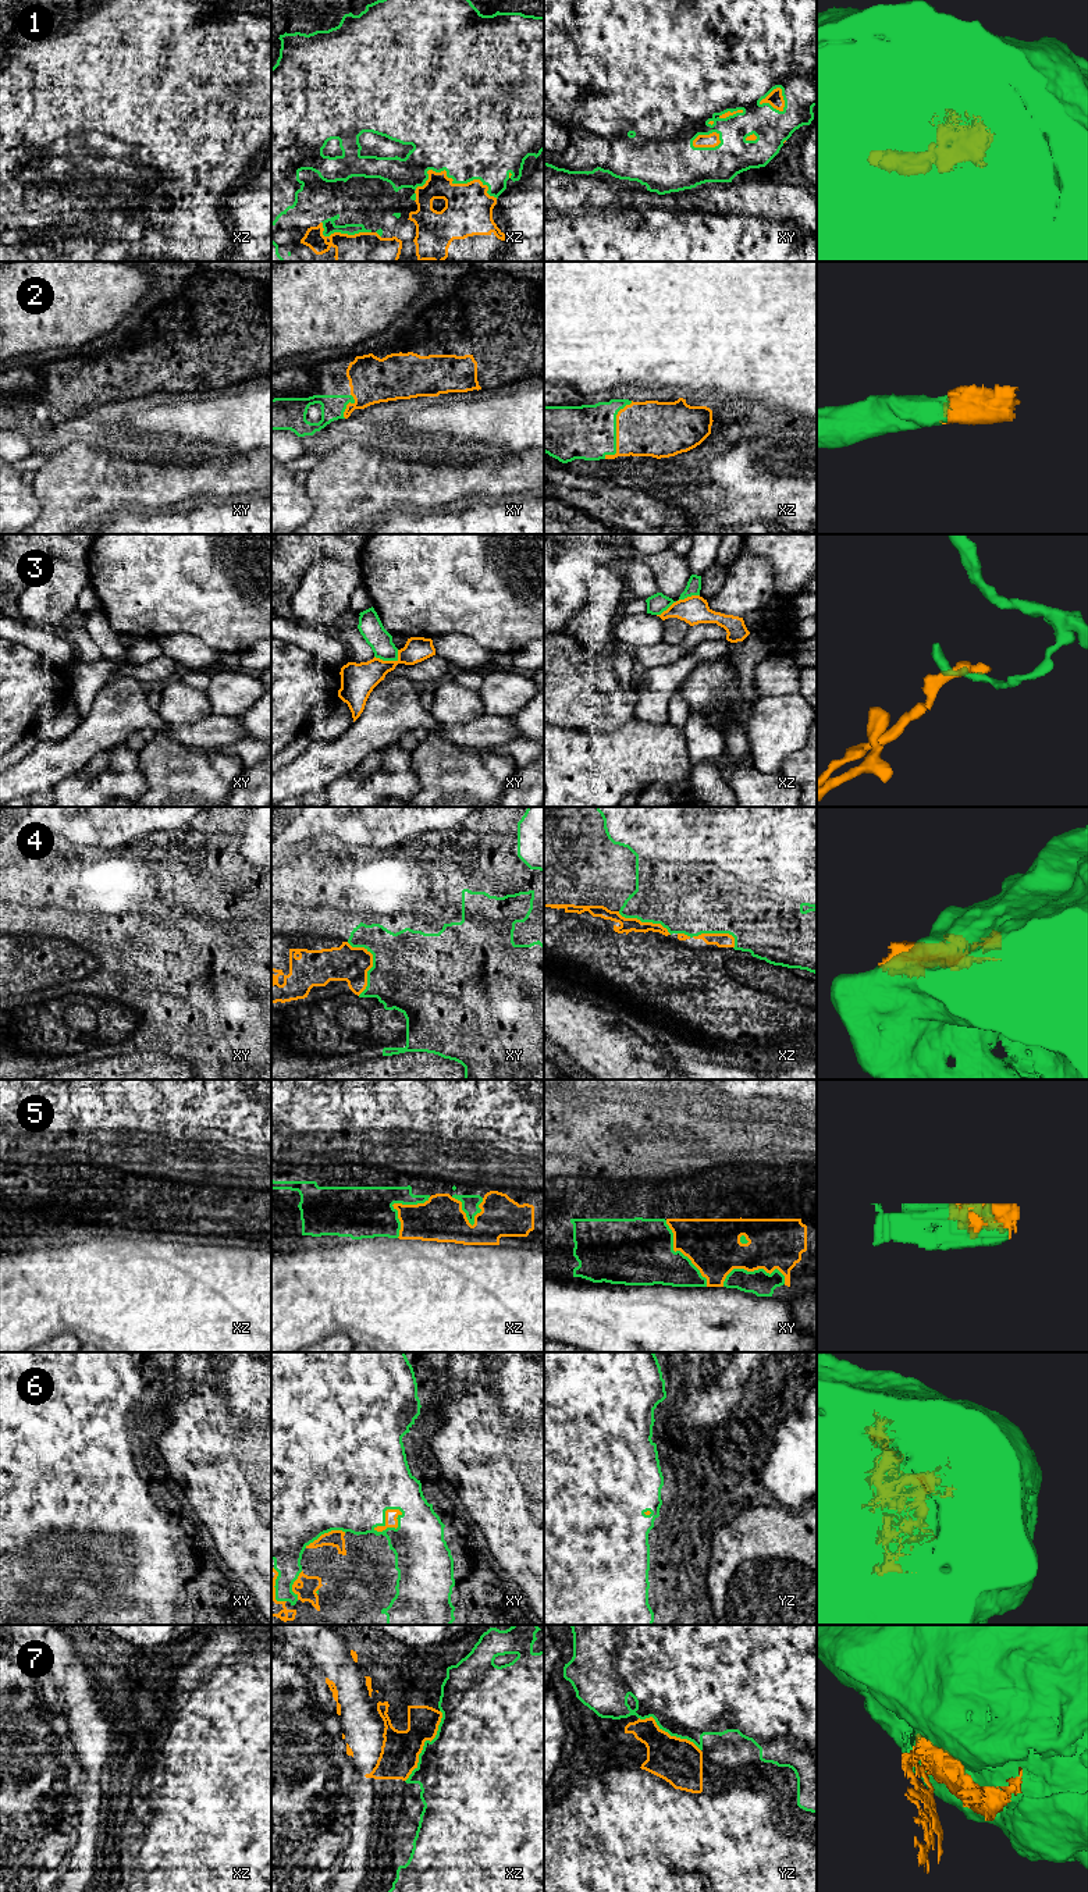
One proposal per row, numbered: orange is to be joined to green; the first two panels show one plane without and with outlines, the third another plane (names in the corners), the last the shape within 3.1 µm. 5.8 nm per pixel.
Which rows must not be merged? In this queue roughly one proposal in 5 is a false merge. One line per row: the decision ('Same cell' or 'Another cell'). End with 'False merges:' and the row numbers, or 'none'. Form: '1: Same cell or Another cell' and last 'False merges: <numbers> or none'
1: Same cell
2: Same cell
3: Another cell
4: Another cell
5: Same cell
6: Same cell
7: Same cell
False merges: 3, 4

